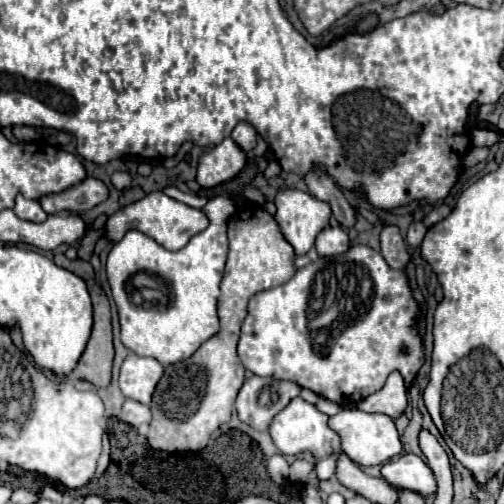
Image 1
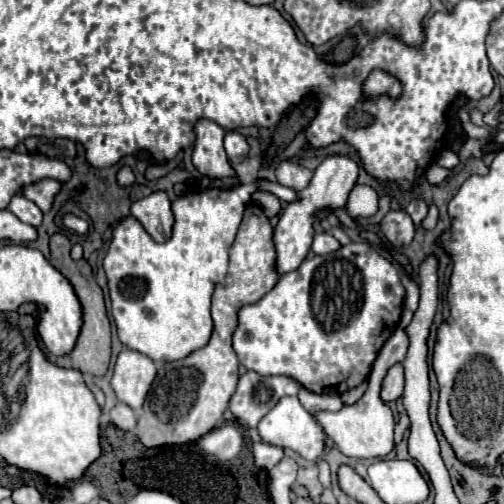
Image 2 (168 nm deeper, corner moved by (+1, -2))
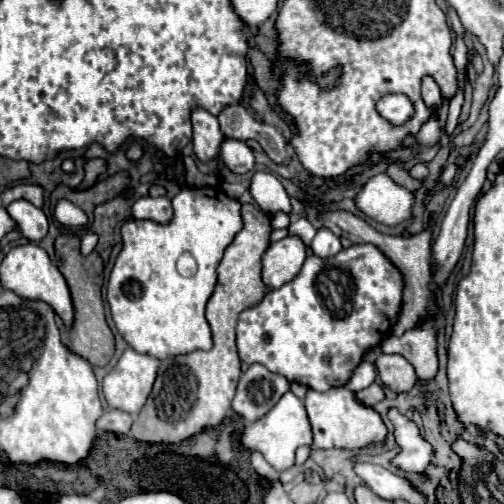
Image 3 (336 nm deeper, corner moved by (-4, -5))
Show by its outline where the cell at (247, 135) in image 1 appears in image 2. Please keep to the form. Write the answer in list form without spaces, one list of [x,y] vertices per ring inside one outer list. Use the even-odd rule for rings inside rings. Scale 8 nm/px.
[[[228,131],[226,137],[224,137],[224,149],[228,153],[230,163],[236,165],[236,163],[240,163],[240,161],[246,159],[246,155],[250,151],[250,145],[248,145],[248,141],[246,141],[246,137],[242,133]]]

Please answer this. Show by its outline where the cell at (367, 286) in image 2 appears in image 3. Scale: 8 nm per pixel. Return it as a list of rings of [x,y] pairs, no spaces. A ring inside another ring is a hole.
[[[373,244],[349,246],[347,250],[341,250],[337,256],[325,258],[325,260],[319,258],[319,256],[315,256],[315,254],[309,254],[309,256],[305,258],[305,262],[303,262],[299,274],[297,274],[291,282],[283,284],[283,286],[277,288],[277,290],[267,292],[267,294],[261,298],[259,304],[255,304],[253,308],[247,308],[247,310],[243,310],[243,312],[239,314],[239,322],[237,322],[237,350],[239,350],[239,358],[241,358],[243,362],[247,362],[247,364],[259,362],[259,364],[263,364],[267,370],[285,376],[289,382],[299,382],[299,384],[311,386],[313,390],[319,390],[319,392],[325,392],[325,390],[335,388],[335,386],[345,386],[347,380],[349,380],[349,376],[351,376],[351,372],[353,372],[353,370],[357,368],[357,364],[363,360],[363,354],[365,354],[369,348],[377,346],[377,344],[391,332],[393,324],[397,322],[399,312],[401,312],[401,292],[403,292],[403,280],[401,280],[399,270],[385,258],[385,254],[383,254],[379,248],[375,248]]]

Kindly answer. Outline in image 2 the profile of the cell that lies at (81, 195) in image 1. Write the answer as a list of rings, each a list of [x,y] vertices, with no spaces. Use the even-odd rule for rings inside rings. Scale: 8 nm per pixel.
[[[42,179],[42,181],[22,189],[22,195],[28,197],[30,201],[34,201],[36,205],[40,205],[40,209],[44,213],[48,213],[52,209],[54,197],[58,193],[60,193],[60,181],[56,181],[56,179]]]

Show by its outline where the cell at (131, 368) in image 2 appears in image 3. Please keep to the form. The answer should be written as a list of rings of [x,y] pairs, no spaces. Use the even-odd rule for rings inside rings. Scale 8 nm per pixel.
[[[127,348],[113,370],[103,378],[103,396],[109,408],[137,414],[153,388],[157,366],[157,358]]]

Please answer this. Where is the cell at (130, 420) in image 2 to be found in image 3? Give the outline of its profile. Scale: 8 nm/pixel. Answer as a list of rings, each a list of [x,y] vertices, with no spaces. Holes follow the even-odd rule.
[[[107,410],[97,420],[99,430],[107,430],[107,432],[113,432],[113,434],[129,434],[131,424],[133,424],[133,418],[127,412],[121,412],[121,410]]]

